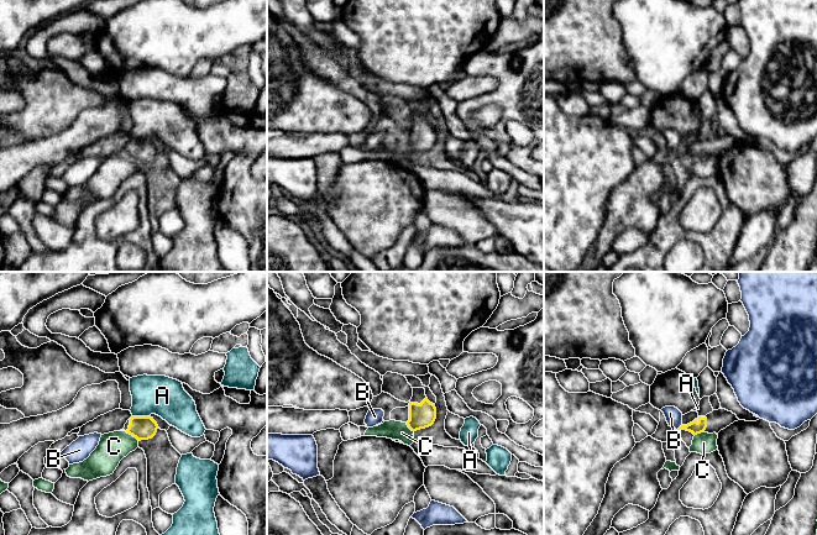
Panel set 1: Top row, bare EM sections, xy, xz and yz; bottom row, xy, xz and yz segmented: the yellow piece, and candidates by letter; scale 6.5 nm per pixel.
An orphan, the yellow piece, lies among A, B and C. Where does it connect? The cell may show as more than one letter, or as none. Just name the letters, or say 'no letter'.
no letter

